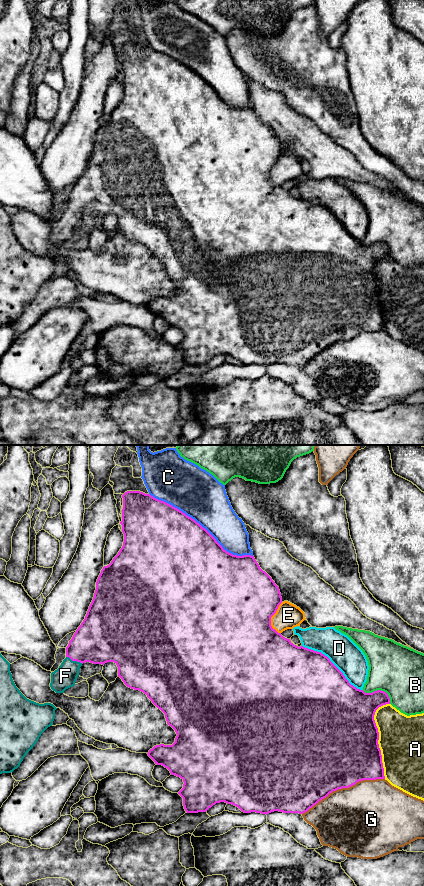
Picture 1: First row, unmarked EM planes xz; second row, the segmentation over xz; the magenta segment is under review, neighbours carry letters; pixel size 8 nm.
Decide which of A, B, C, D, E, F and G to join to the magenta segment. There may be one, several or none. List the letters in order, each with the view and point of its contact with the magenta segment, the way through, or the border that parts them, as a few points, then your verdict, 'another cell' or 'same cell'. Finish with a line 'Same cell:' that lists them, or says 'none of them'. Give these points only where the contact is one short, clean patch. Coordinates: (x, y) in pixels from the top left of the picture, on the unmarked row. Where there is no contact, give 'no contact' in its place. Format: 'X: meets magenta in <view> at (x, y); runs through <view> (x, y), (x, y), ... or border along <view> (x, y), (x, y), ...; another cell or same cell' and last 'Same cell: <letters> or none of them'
A: meets magenta in xz at (378, 290); another cell
B: meets magenta in xz at (379, 242); another cell
C: meets magenta in xz at (200, 77); another cell
D: meets magenta in xz at (333, 216); another cell
E: meets magenta in xz at (270, 170); another cell
F: meets magenta in xz at (74, 212); runs through xz (98, 192), (90, 196), (74, 212), (65, 228); same cell
G: meets magenta in xz at (343, 339); another cell
Same cell: F

